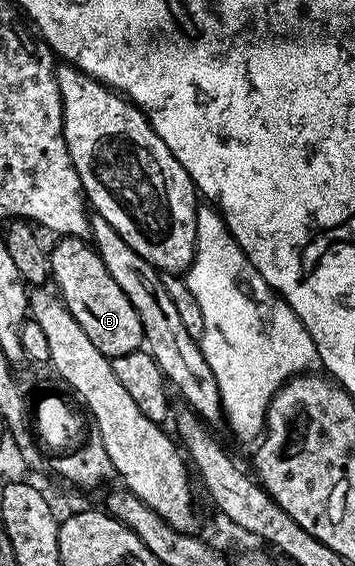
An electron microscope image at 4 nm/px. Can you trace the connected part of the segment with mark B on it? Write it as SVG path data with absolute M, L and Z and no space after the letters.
M60 237L56 242L59 243L49 250L49 274L53 282L55 278L54 289L73 320L81 324L81 332L93 340L93 348L110 359L140 349L144 345L141 316L137 316L137 308L129 304L129 296L121 292L117 280L109 276L109 268L105 268L99 251L82 238Z

